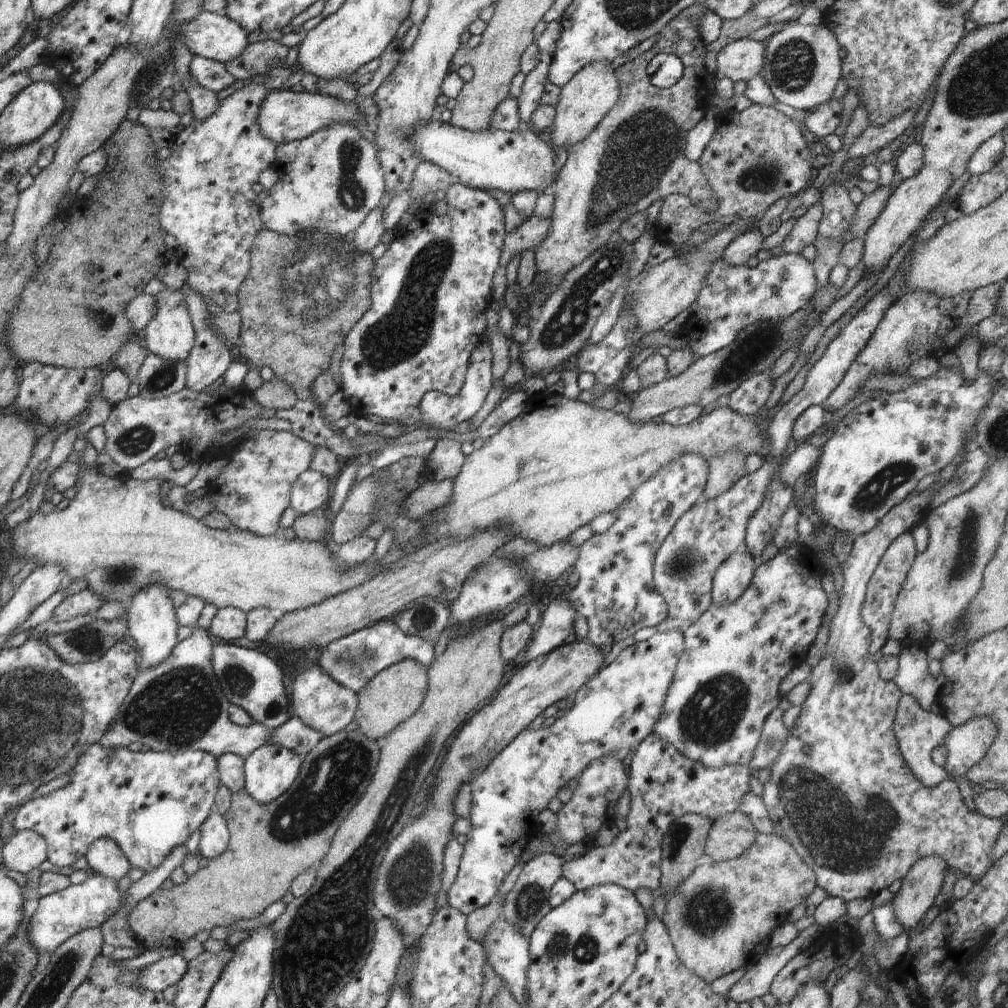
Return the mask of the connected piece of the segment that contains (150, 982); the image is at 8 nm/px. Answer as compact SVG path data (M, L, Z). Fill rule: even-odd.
M180 954L162 958L155 964L140 969L138 986L151 992L163 992L168 986L175 986L187 970L188 962Z

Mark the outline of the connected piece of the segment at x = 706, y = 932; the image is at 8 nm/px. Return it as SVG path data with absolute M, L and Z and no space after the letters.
M756 832L756 838L754 838L754 844L750 848L744 850L744 854L740 854L738 858L732 858L729 860L715 861L710 865L698 866L694 872L690 874L689 878L686 878L684 882L680 882L678 890L670 894L670 898L666 898L665 913L662 917L662 924L667 930L667 934L670 936L672 946L676 952L678 959L682 962L683 966L686 966L687 970L690 970L694 975L697 975L701 980L704 980L708 985L714 982L717 978L730 974L739 968L754 965L760 961L760 958L766 953L766 949L769 947L770 936L776 928L783 926L791 913L793 908L804 904L807 898L812 894L814 888L817 886L817 879L814 870L811 870L806 862L802 861L802 858L796 853L796 850L778 834L765 834L764 832Z

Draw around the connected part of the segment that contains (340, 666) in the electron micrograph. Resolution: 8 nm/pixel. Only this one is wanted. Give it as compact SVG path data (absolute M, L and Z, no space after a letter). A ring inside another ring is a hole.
M385 619L327 645L320 650L322 654L317 664L322 666L322 670L326 670L326 674L334 678L334 682L346 686L348 690L358 695L374 674L378 674L380 670L385 670L400 660L416 660L418 664L428 668L434 660L435 644L434 640L426 640L419 635L405 634L391 619Z

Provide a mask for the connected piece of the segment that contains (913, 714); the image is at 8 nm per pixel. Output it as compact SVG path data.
M904 692L900 698L896 714L896 721L893 726L894 734L896 734L902 756L908 762L908 766L912 768L912 774L918 776L924 786L938 786L938 782L942 782L944 778L948 777L948 772L945 768L940 768L934 764L931 758L932 748L944 744L944 738L948 738L946 732L952 730L950 722L946 720L943 714L924 713L923 708L916 702L916 698L908 692Z

